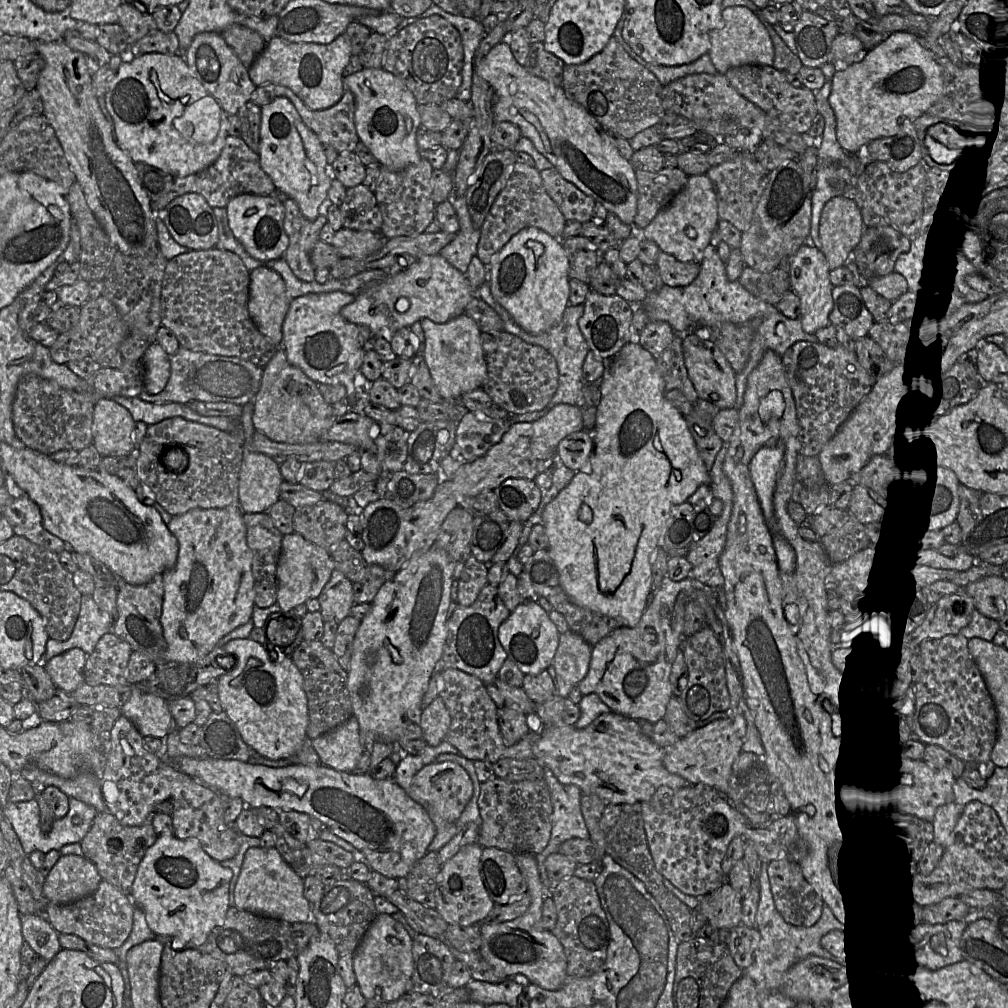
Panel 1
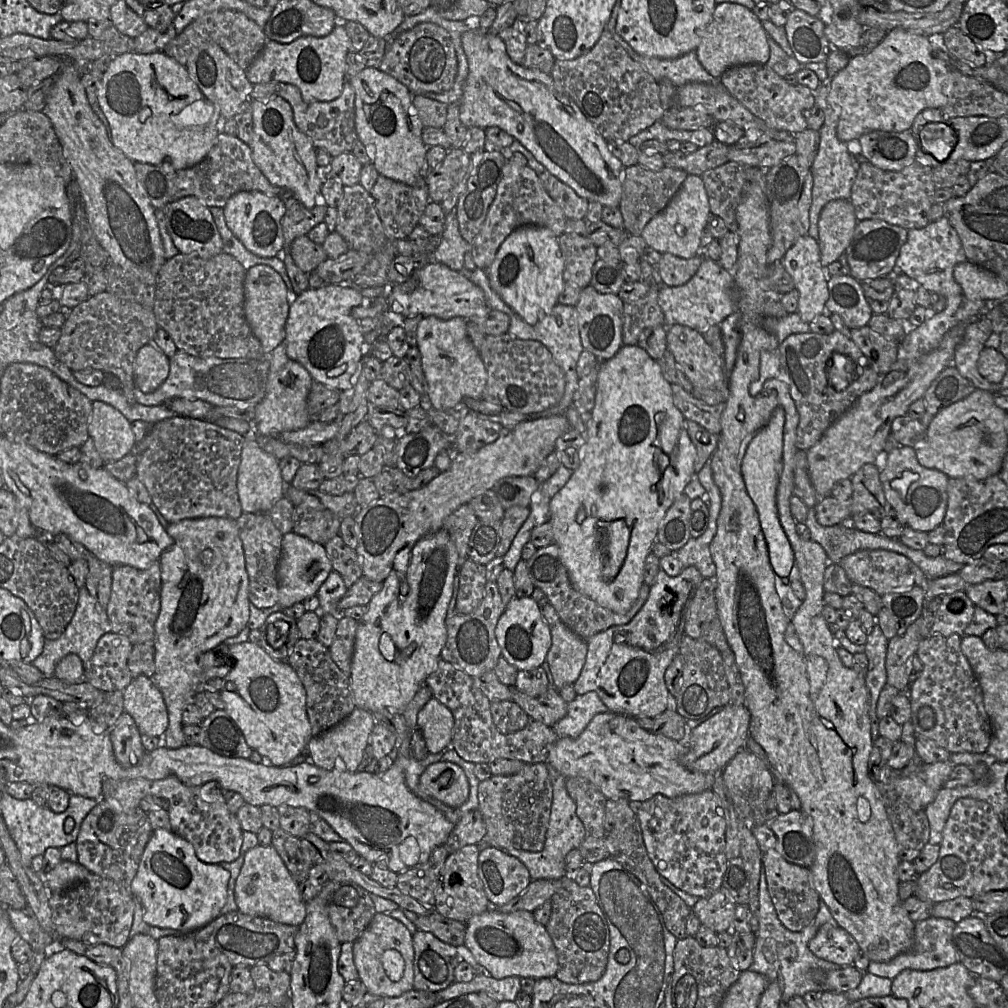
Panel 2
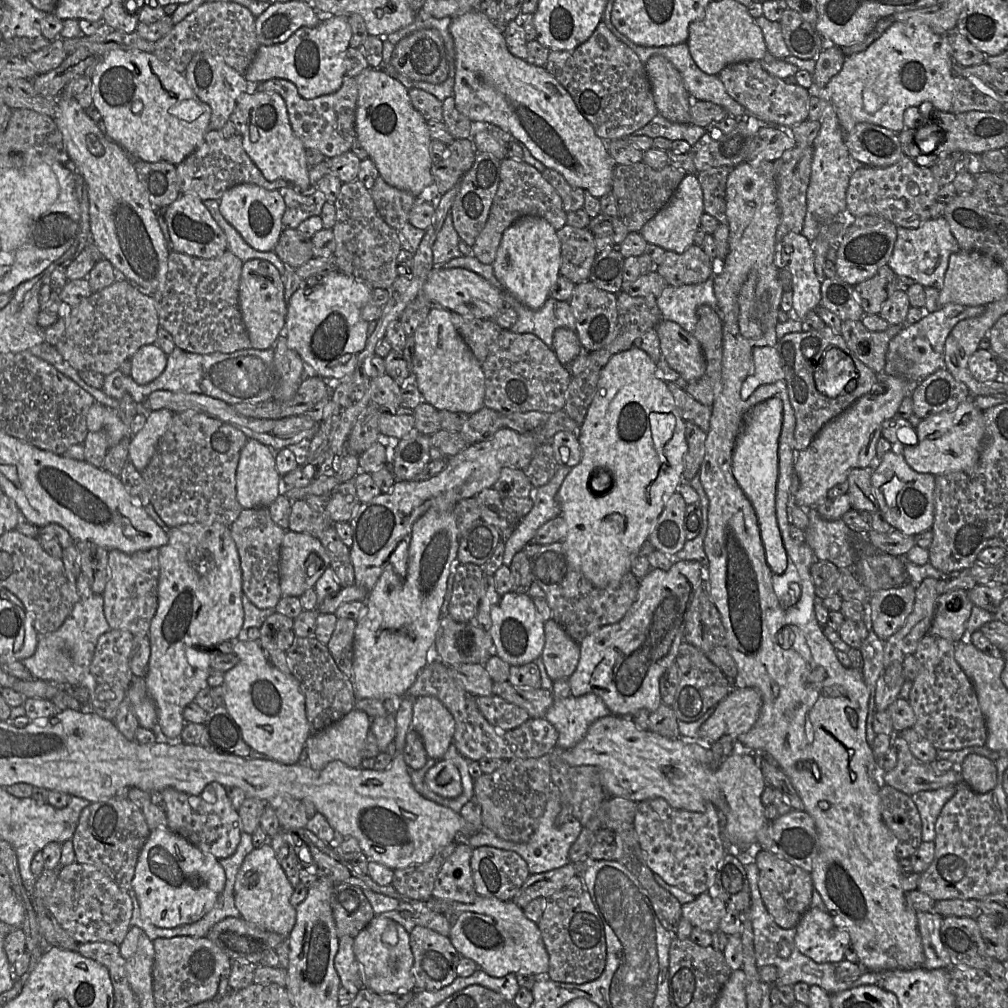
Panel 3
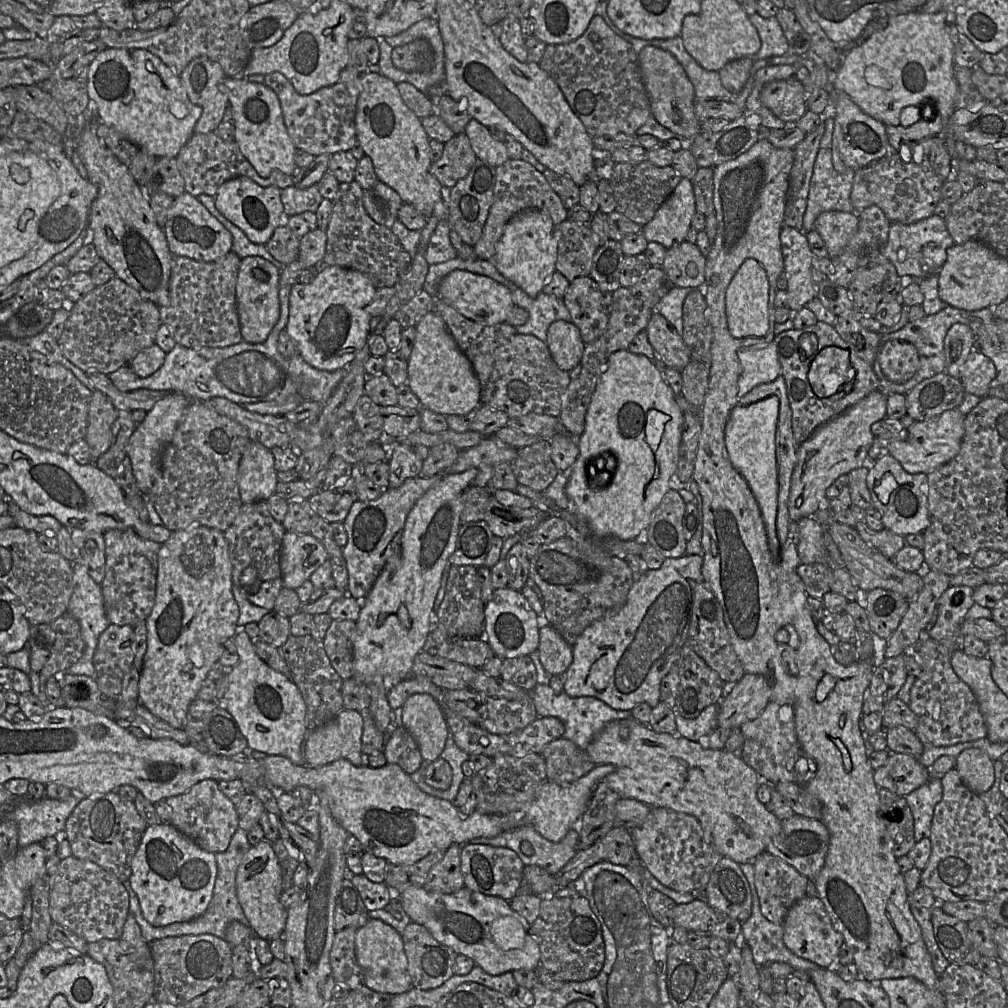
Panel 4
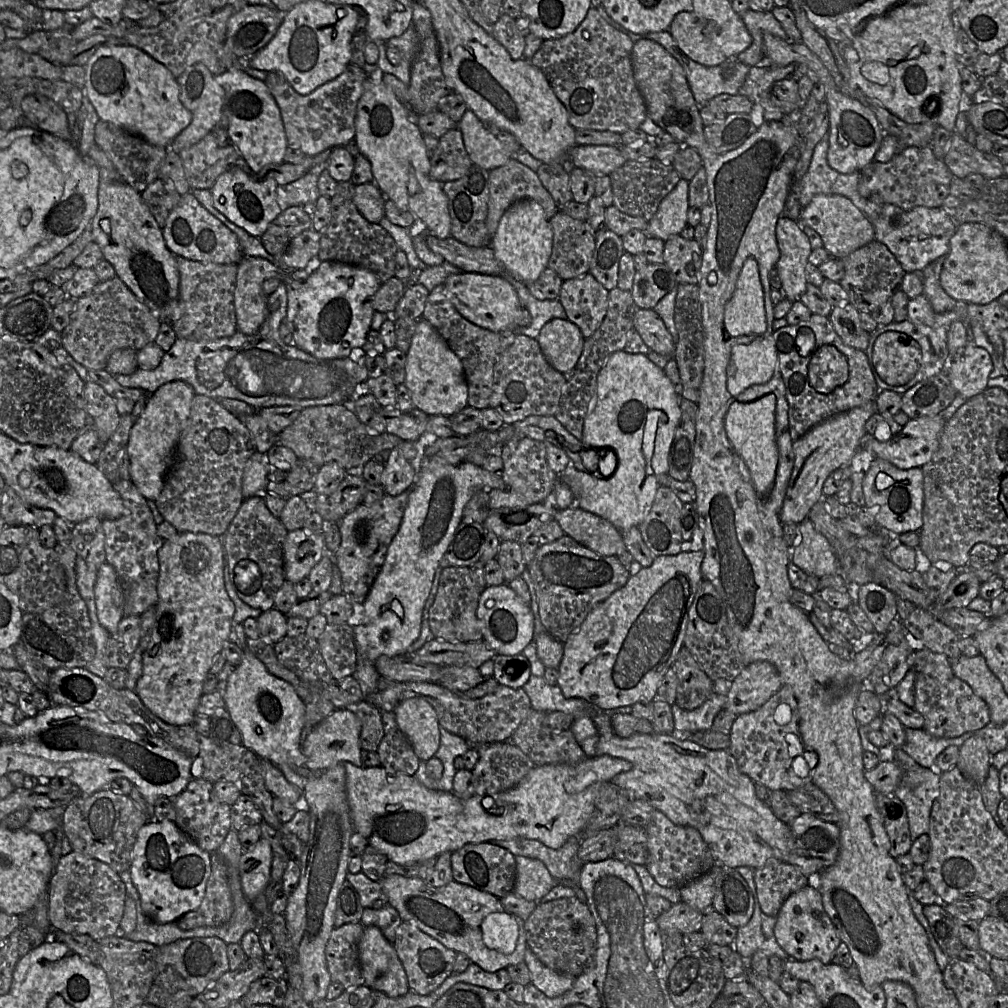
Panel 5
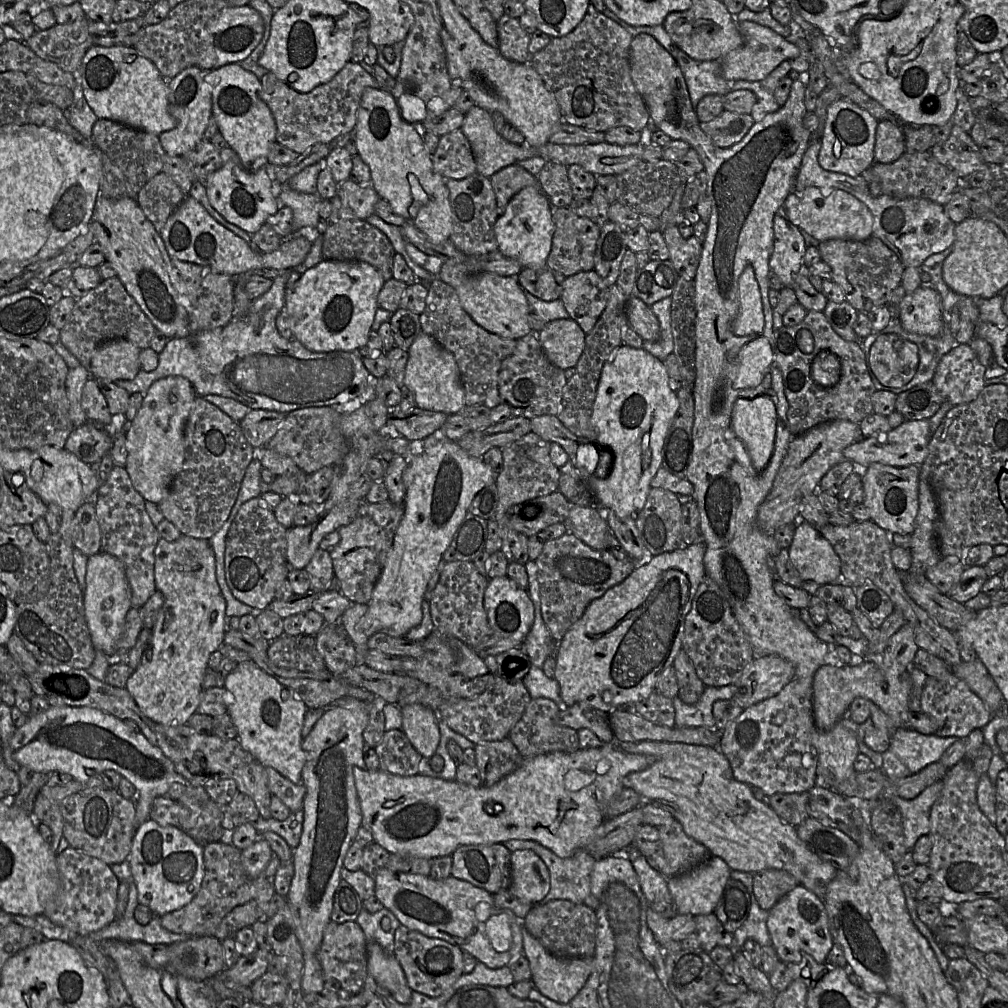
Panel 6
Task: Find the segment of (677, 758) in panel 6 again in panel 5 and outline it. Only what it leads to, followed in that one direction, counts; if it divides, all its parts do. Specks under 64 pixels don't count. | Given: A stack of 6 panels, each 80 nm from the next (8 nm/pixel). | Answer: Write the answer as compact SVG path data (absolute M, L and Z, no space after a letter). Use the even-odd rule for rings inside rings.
M636 733L627 738L614 734L610 739L599 737L596 756L609 755L632 763L628 771L615 775L610 782L627 790L633 798L647 801L672 822L692 826L702 835L718 864L730 868L747 866L757 869L769 859L787 862L793 848L790 825L780 820L771 807L756 795L756 783L739 769L729 750L713 750L691 739L679 739L671 733Z

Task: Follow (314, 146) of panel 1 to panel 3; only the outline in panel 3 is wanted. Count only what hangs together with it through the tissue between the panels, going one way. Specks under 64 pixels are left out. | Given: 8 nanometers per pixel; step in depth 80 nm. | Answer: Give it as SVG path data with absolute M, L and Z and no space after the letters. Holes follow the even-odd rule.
M249 90L237 99L237 107L246 114L243 148L268 181L284 179L302 190L310 188L306 148L294 133L284 99L275 92Z

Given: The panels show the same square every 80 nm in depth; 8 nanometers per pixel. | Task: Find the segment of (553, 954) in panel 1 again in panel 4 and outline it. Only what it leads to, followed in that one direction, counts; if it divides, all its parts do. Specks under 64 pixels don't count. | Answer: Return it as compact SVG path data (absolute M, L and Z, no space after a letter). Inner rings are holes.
M411 885L401 892L390 889L390 898L399 898L412 922L426 927L441 944L450 947L457 954L471 958L490 975L497 976L518 969L537 971L540 968L540 948L530 934L531 924L511 908L510 901L484 895L466 886L454 893L442 894L430 892L424 886Z

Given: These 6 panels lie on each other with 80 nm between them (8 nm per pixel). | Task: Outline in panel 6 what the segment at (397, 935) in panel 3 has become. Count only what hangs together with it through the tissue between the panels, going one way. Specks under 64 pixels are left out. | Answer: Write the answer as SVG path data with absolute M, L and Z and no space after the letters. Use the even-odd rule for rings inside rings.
M377 942L367 943L367 970L396 1001L401 1004L410 1002L413 990L408 985L403 968L394 954L387 953Z

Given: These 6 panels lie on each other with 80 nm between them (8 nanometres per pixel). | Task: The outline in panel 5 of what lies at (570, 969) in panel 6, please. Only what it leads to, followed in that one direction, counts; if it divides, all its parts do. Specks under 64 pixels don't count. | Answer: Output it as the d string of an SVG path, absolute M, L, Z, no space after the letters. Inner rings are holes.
M529 947L525 952L524 961L531 974L531 984L547 997L558 997L572 988L575 978L557 973L546 967Z

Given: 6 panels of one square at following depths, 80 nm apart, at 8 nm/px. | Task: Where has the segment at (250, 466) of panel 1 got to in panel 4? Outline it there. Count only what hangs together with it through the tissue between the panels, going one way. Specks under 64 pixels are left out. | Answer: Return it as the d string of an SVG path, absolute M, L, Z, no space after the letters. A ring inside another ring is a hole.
M250 442L238 468L238 487L243 504L266 501L278 484L274 456L259 442Z

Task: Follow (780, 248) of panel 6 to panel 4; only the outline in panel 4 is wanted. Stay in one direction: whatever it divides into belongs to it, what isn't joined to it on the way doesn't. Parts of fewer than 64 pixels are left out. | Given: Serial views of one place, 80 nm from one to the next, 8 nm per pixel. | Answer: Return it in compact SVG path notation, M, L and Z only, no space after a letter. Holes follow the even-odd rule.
M784 225L780 242L788 283L788 307L799 311L818 296L818 285L813 282L811 275L813 253L802 230Z

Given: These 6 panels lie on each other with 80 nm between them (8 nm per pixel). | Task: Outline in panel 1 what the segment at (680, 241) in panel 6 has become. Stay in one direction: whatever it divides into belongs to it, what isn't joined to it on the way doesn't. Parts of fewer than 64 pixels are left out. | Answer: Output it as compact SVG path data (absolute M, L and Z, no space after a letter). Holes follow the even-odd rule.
M659 251L655 265L662 282L670 287L684 287L690 284L698 275L698 263L681 262L670 254Z

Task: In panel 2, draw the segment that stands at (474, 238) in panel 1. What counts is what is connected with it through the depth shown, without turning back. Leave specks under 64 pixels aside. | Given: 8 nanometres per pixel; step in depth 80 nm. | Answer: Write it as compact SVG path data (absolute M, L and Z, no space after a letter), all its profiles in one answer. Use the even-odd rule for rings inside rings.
M454 208L446 215L440 242L433 252L433 260L443 263L455 271L461 271L464 267L464 254L470 249L471 244L459 232Z

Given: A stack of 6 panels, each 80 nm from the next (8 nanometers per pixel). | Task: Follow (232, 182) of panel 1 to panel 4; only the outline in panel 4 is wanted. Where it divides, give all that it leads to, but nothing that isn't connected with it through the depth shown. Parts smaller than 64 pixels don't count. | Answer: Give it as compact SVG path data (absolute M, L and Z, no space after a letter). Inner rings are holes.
M194 133L176 157L179 171L185 182L185 191L197 197L201 194L215 196L219 187L235 177L246 176L260 186L277 186L280 189L294 184L293 175L274 170L268 177L261 177L242 154L236 142L225 142L216 133Z

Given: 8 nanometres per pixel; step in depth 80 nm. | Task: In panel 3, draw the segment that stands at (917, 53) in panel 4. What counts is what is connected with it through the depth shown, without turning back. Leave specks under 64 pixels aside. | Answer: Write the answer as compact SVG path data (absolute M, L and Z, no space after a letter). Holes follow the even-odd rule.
M893 21L866 50L845 58L840 72L826 86L827 98L845 134L861 122L899 133L908 107L930 102L935 109L950 112L954 100L952 62L942 35L922 24Z

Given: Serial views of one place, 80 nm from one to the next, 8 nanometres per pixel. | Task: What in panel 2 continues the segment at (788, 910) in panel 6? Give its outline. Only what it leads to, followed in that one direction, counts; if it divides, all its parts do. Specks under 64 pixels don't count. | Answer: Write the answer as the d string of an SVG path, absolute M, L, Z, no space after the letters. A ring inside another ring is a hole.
M824 924L809 942L809 949L818 958L839 966L853 965L860 947L854 937L840 927Z

